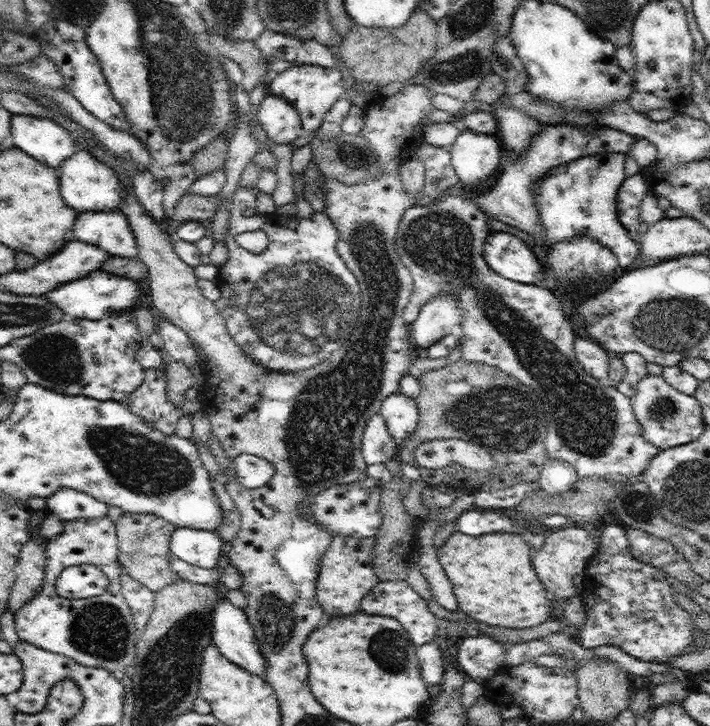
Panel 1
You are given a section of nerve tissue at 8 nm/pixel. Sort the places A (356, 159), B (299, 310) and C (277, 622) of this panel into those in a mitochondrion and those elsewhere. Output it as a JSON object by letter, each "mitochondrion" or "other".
{"A":"mitochondrion","B":"mitochondrion","C":"mitochondrion"}

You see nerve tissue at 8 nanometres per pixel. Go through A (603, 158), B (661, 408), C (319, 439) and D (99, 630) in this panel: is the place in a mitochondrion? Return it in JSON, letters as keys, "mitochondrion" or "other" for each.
{"A":"other","B":"mitochondrion","C":"mitochondrion","D":"mitochondrion"}

